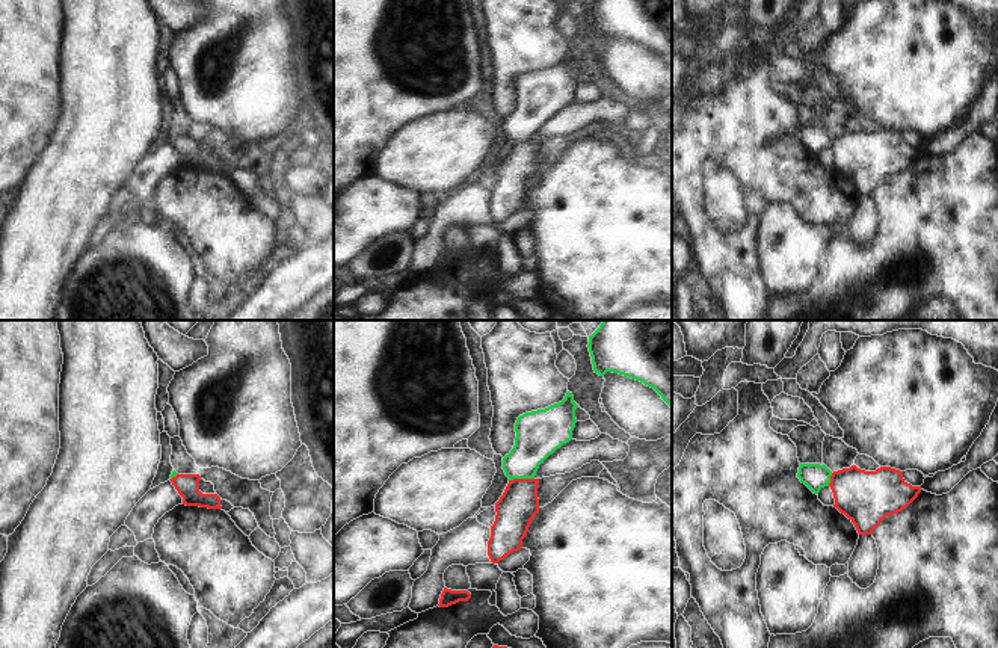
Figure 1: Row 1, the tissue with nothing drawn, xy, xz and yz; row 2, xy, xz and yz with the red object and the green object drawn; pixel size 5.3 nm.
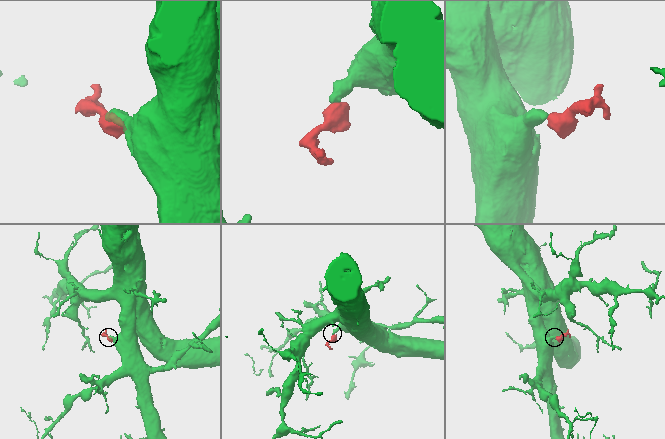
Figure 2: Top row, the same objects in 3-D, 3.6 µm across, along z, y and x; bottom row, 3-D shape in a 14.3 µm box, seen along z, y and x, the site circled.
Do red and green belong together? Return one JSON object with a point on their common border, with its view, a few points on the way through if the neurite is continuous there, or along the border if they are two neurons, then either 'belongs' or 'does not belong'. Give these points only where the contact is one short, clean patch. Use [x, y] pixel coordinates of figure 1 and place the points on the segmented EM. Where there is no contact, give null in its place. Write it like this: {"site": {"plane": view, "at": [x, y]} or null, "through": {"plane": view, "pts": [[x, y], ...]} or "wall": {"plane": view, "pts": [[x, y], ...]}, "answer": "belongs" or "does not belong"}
{"site": {"plane": "xz", "at": [521, 479]}, "through": {"plane": "xz", "pts": [[518, 505], [521, 479], [521, 464], [538, 435]]}, "answer": "belongs"}

